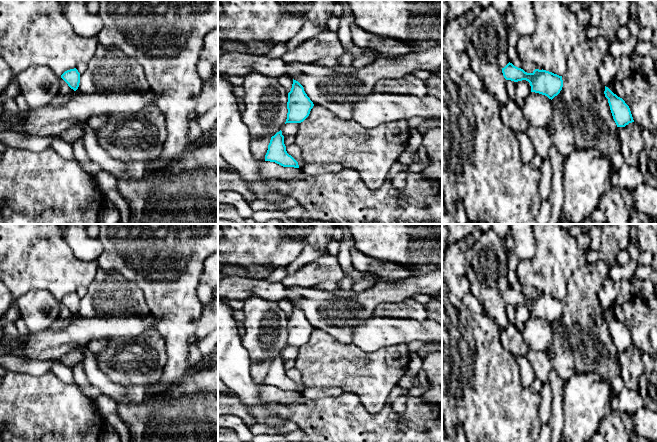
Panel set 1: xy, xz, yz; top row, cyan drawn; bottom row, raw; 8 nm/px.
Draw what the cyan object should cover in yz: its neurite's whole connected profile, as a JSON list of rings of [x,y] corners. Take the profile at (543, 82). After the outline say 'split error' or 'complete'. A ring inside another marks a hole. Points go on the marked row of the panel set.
[[[509,62],[502,68],[502,73],[506,80],[514,82],[528,81],[531,92],[545,95],[551,100],[560,93],[563,87],[562,76],[543,69],[535,69],[532,73],[527,73]]]; complete

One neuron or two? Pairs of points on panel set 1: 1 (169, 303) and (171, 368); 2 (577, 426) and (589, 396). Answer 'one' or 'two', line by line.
1: one
2: one

